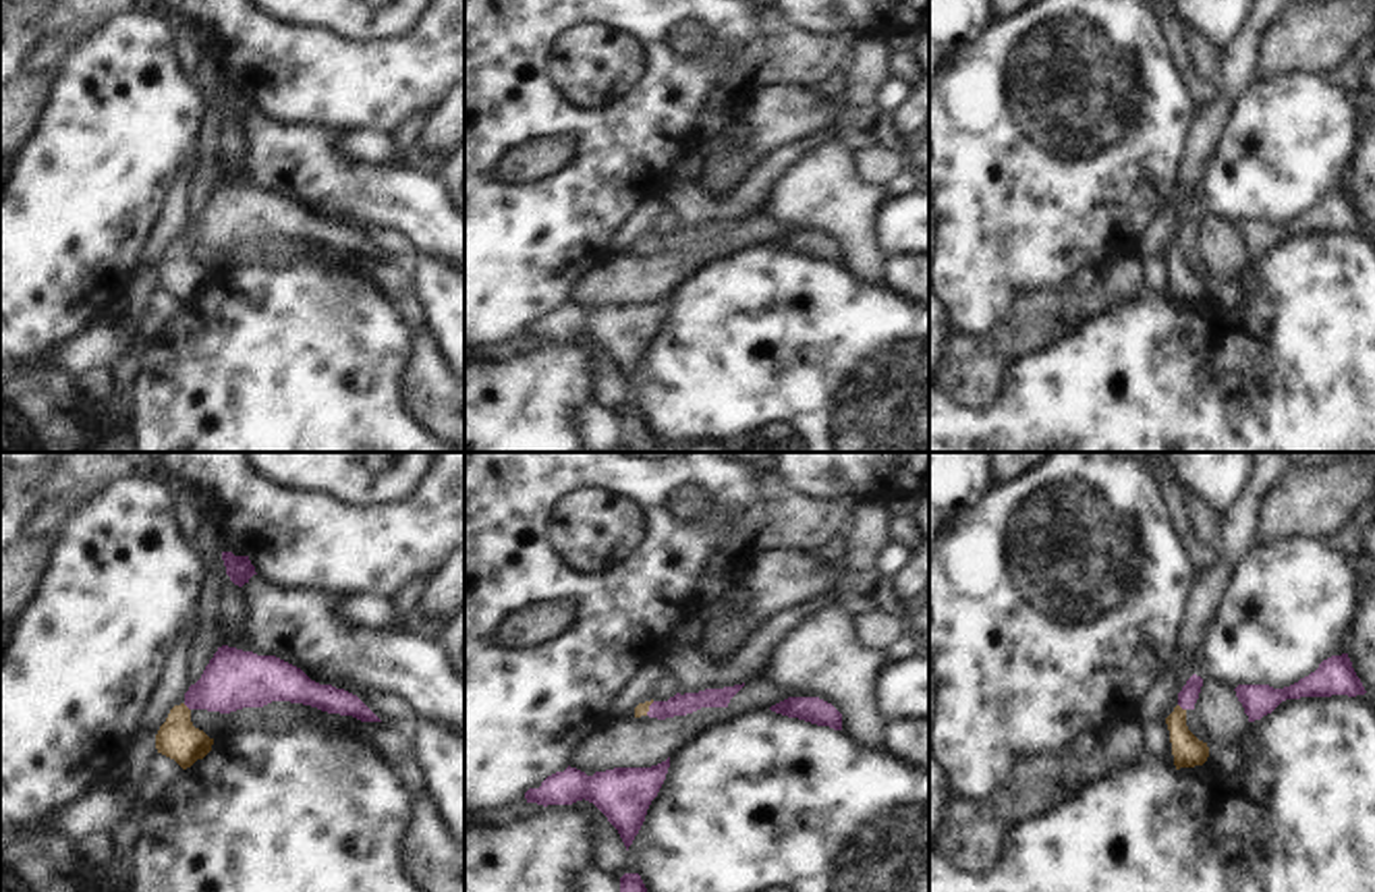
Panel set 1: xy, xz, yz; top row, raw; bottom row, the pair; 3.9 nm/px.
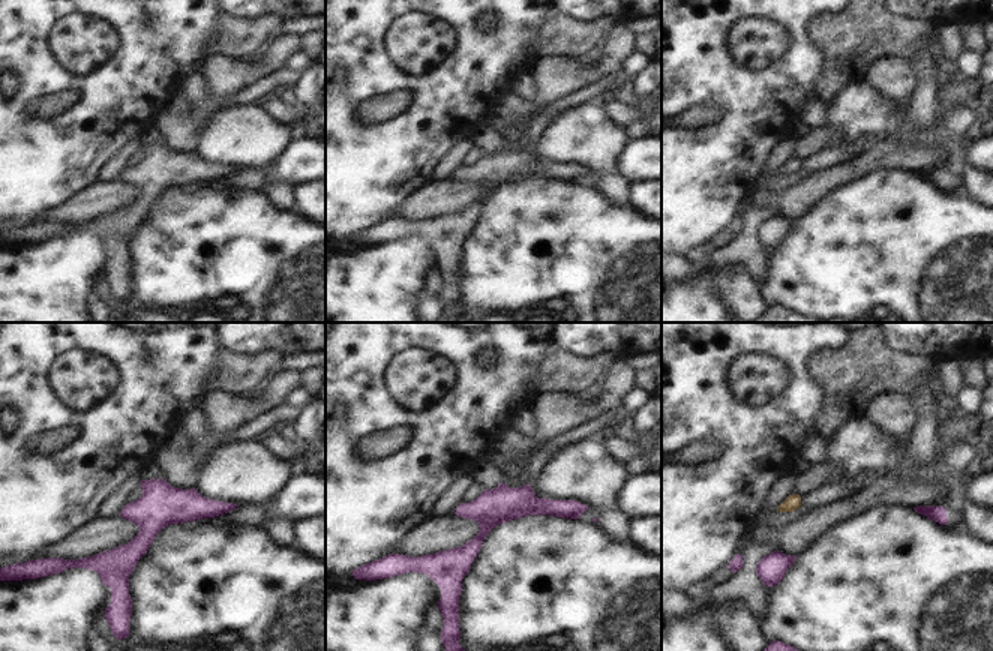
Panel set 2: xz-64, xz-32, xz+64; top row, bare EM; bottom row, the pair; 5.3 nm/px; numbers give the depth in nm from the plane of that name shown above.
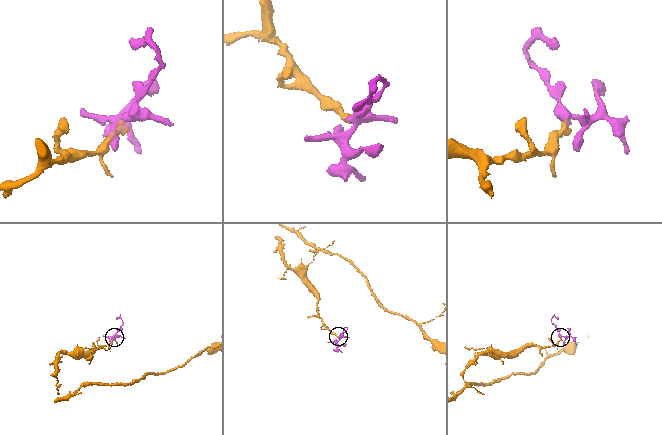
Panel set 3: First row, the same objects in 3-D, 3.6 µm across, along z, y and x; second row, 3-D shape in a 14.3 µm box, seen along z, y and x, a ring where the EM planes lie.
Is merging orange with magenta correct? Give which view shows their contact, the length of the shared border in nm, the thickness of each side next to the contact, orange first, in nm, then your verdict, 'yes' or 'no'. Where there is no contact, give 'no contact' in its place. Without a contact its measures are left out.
meets orange in yz; contact 40 nm long; 120 nm thick on the orange side, 80 nm on the other; yes

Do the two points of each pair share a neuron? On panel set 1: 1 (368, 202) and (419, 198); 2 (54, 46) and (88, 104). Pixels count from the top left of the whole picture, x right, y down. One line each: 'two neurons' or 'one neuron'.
1: one neuron
2: two neurons

